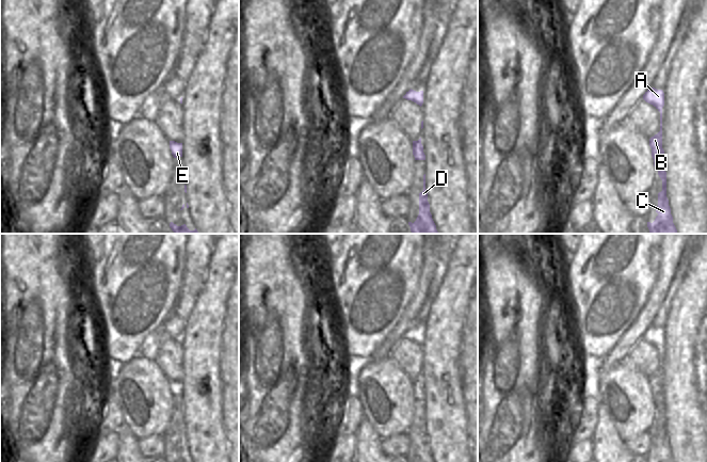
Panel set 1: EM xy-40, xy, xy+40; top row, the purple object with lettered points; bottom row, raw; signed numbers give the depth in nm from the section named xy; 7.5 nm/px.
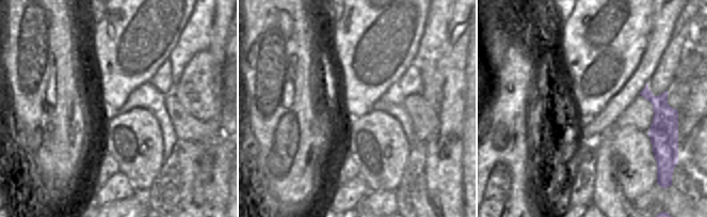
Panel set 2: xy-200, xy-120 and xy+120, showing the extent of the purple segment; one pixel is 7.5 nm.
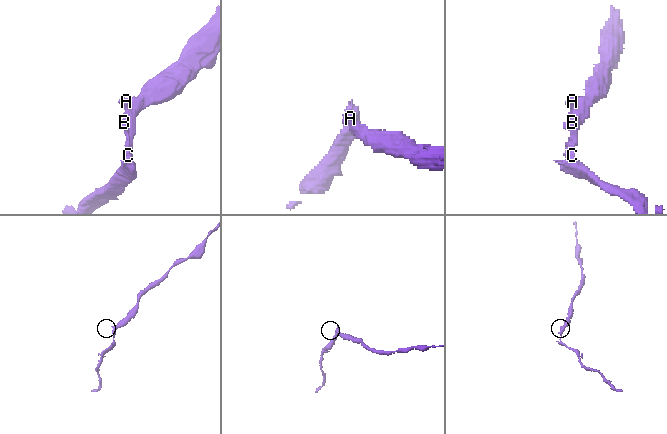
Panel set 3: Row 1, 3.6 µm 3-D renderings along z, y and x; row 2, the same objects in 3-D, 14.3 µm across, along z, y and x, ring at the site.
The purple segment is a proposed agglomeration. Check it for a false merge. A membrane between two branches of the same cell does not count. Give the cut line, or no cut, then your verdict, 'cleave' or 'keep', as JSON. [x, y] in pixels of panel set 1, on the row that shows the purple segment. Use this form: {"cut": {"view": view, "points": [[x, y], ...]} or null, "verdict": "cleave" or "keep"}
{"cut": {"view": "xy+40", "points": [[661, 156], [659, 176]]}, "verdict": "cleave"}

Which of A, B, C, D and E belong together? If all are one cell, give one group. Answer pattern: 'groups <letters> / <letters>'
groups A B E / C D

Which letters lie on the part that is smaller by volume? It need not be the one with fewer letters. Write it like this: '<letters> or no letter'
C, D

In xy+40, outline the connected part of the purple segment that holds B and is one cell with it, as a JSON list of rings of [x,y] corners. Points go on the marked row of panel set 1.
[[[650,87],[643,95],[643,99],[660,112],[660,131],[649,139],[654,166],[658,168],[658,175],[660,176],[660,159],[664,159],[664,150],[662,148],[662,108],[664,106],[664,93],[662,90]]]

